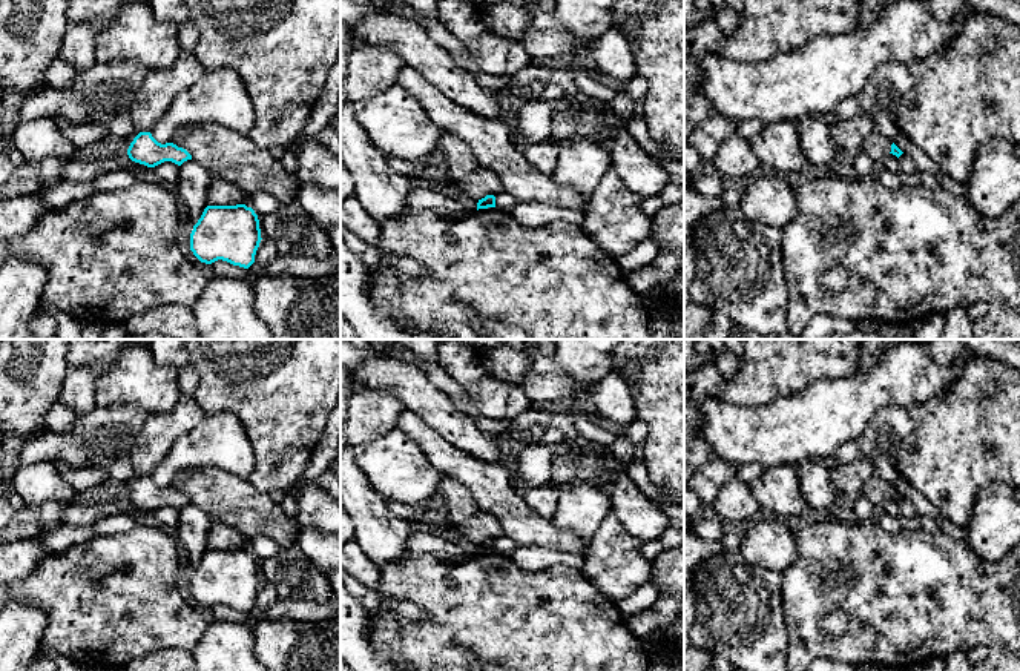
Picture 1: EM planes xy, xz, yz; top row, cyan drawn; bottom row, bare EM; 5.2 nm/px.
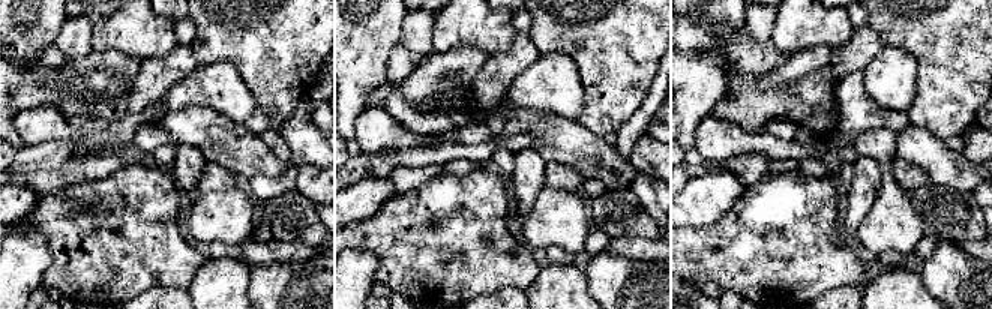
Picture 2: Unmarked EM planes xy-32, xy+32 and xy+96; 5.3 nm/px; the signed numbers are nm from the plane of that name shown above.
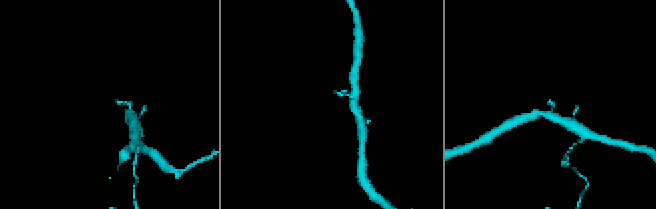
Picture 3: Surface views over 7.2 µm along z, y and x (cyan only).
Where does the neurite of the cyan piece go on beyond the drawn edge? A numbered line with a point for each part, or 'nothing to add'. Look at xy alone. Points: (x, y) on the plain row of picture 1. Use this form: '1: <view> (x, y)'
nothing to add

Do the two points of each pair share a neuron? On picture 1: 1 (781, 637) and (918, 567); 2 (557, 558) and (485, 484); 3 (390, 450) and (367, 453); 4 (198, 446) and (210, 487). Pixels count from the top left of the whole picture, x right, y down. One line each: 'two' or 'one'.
1: two
2: two
3: one
4: two

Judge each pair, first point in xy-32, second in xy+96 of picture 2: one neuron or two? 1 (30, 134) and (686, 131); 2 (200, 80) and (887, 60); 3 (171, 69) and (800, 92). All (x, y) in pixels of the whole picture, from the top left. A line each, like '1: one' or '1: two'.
1: two
2: one
3: two

